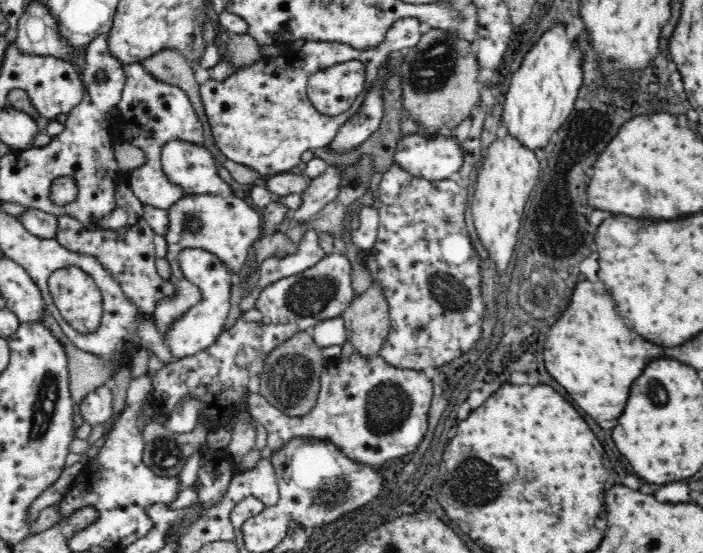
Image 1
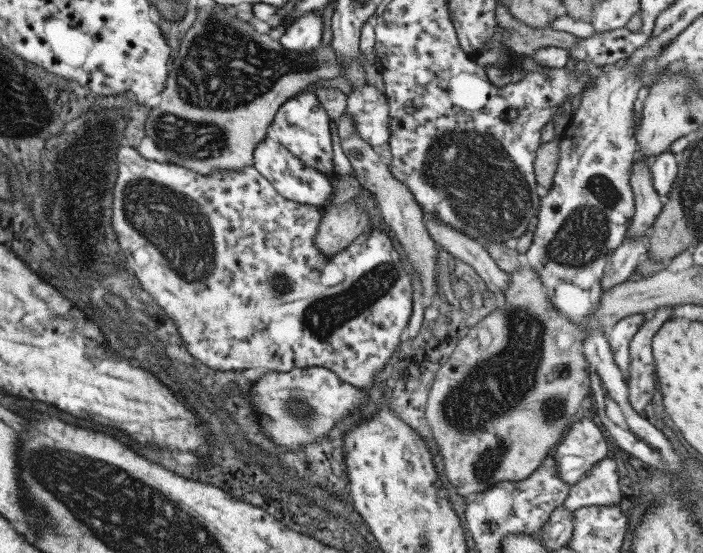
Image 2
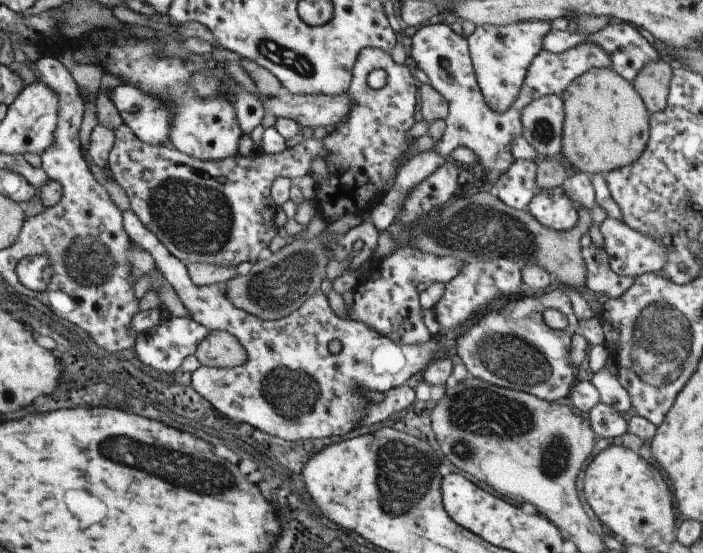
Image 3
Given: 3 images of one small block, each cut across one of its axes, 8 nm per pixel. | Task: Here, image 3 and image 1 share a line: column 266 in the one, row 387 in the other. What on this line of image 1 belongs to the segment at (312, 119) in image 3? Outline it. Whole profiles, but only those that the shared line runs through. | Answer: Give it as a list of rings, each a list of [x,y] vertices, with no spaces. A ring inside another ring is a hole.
[[[104,384],[104,386],[96,388],[78,406],[80,406],[80,414],[82,414],[84,422],[88,422],[92,426],[112,422],[112,418],[114,418],[114,410],[112,410],[112,386]]]

